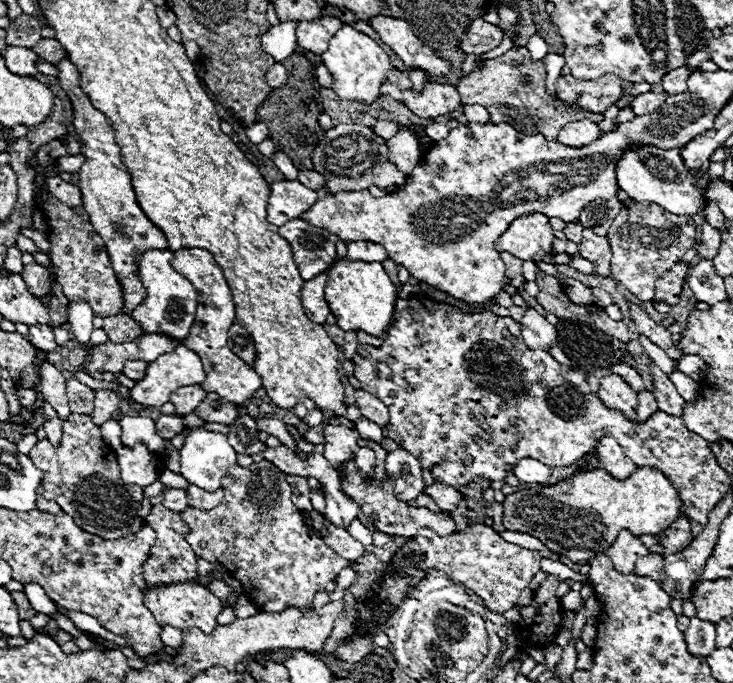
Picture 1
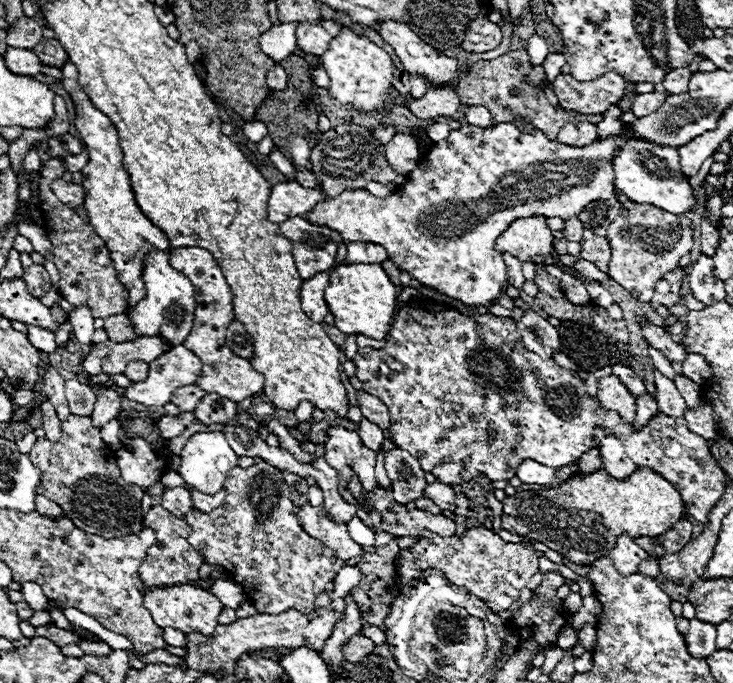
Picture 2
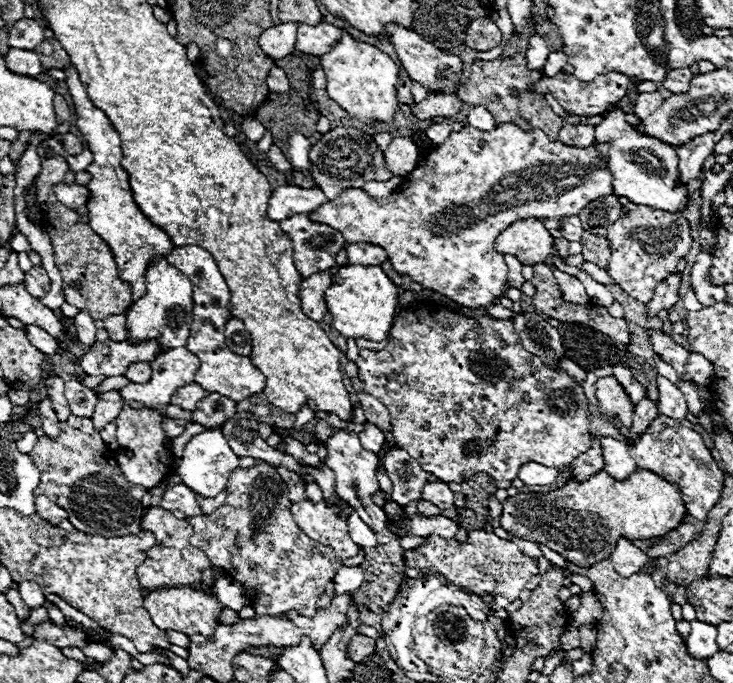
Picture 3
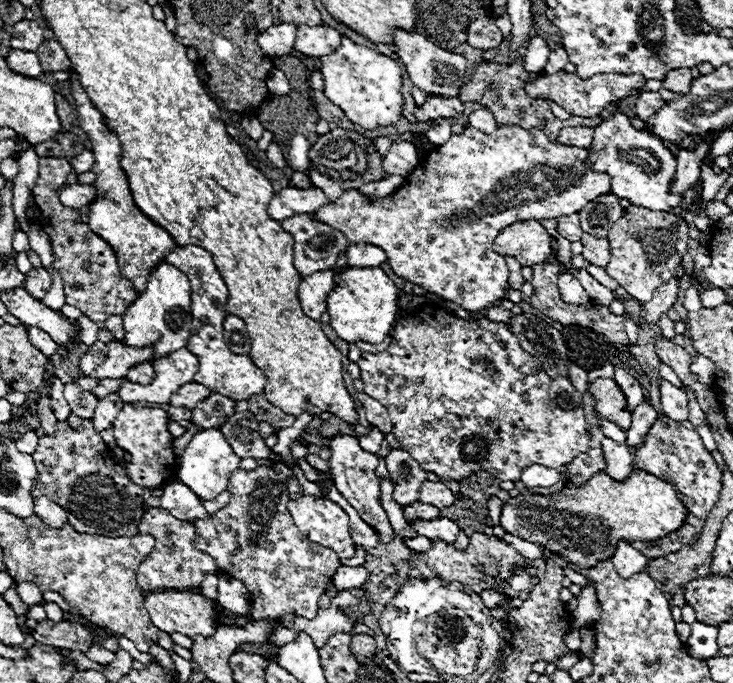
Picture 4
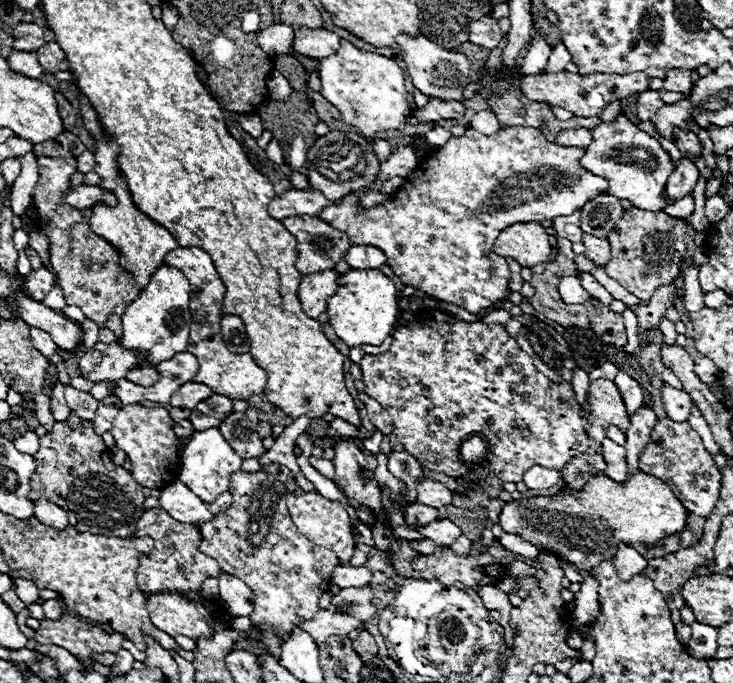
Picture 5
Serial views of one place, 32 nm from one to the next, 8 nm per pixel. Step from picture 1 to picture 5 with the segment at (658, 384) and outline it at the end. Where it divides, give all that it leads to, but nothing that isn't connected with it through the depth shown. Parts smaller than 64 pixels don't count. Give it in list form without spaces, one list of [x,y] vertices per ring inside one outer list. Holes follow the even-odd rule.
[[[664,382],[664,386],[662,386],[662,404],[664,404],[664,410],[666,410],[668,418],[672,418],[676,422],[686,422],[688,420],[692,400],[684,390],[676,390],[676,388],[672,388],[670,384]]]

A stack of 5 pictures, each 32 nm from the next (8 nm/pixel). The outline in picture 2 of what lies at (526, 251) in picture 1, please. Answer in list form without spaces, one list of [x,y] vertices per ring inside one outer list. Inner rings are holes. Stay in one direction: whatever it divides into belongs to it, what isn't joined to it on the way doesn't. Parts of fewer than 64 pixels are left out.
[[[528,216],[514,220],[496,240],[494,248],[504,254],[510,252],[522,262],[540,264],[552,254],[552,230],[544,216]]]

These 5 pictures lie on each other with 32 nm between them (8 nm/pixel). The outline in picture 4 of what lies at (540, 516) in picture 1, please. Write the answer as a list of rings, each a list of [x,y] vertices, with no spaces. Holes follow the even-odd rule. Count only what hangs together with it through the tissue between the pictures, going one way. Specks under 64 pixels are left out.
[[[636,470],[632,476],[628,476],[628,480],[616,482],[610,476],[606,476],[606,472],[598,472],[596,476],[592,476],[582,486],[574,486],[568,482],[562,490],[548,494],[548,496],[520,494],[518,498],[510,498],[502,506],[500,526],[508,534],[520,536],[522,540],[540,544],[540,546],[560,554],[566,562],[572,562],[580,568],[592,568],[600,560],[608,560],[620,540],[652,542],[652,540],[664,538],[666,534],[678,530],[686,522],[686,516],[688,516],[688,510],[682,504],[682,500],[678,498],[674,486],[664,482],[658,476],[644,472],[644,470]]]

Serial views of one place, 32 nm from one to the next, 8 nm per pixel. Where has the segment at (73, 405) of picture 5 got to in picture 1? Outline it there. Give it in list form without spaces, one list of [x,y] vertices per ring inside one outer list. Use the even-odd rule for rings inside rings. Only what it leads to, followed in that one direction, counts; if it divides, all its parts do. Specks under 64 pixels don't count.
[[[70,378],[66,380],[66,394],[68,394],[68,400],[70,400],[70,410],[74,414],[90,414],[92,408],[94,408],[94,392],[78,382],[76,378]]]

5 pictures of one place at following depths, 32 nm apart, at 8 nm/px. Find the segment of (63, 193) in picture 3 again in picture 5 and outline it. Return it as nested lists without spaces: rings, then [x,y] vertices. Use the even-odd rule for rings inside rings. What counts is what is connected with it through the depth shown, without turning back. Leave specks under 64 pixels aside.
[[[74,186],[66,196],[64,196],[64,202],[70,204],[72,208],[92,208],[94,204],[98,202],[106,202],[106,204],[114,204],[116,198],[110,194],[110,192],[104,192],[100,190],[98,186]]]

